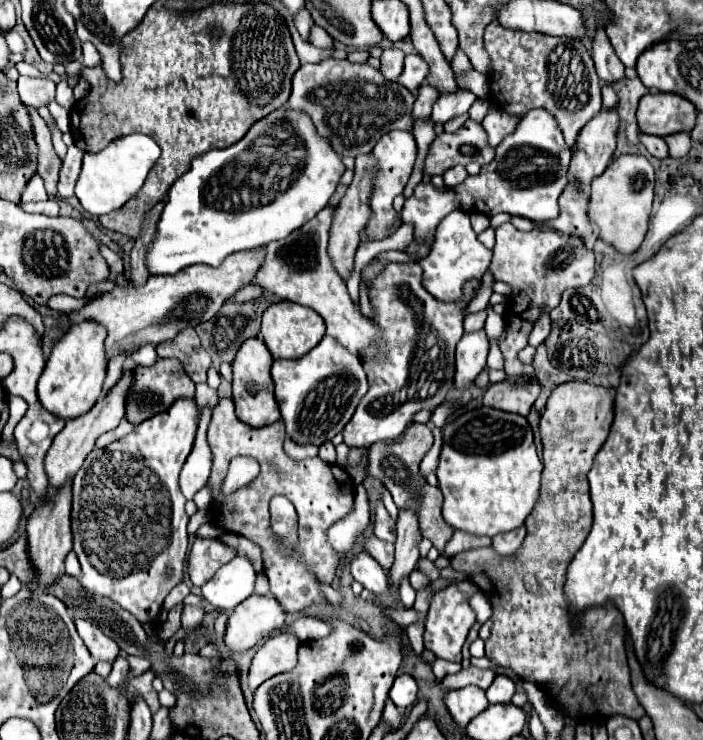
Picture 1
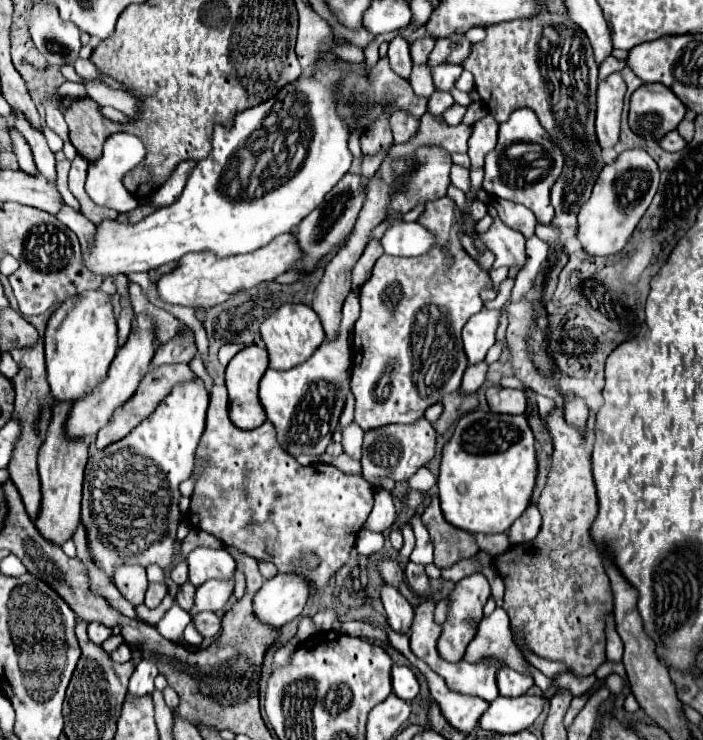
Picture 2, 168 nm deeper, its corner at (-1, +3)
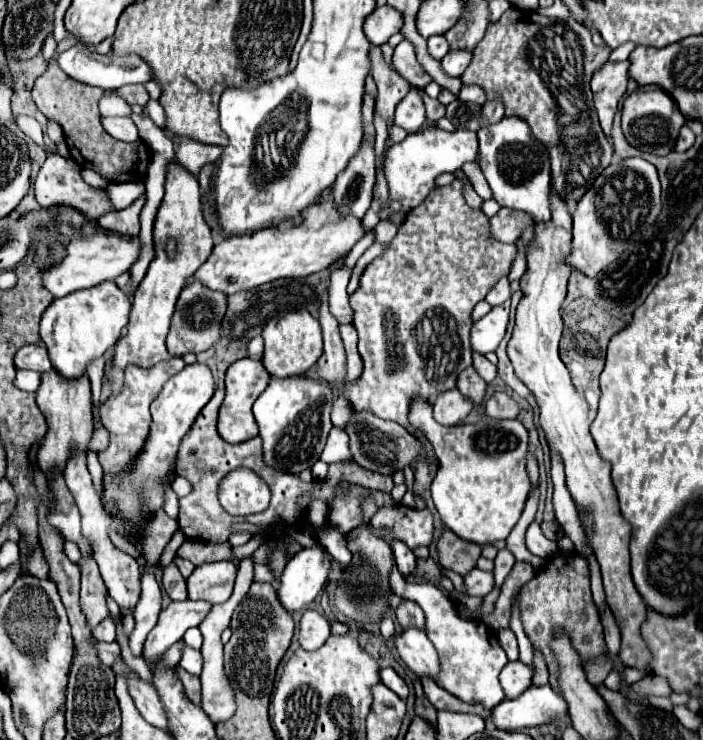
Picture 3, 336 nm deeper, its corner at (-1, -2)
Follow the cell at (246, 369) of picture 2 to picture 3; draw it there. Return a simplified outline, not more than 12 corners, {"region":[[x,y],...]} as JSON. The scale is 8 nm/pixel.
{"region":[[262,361],[228,367],[218,433],[230,443],[258,435],[252,405],[268,387]]}

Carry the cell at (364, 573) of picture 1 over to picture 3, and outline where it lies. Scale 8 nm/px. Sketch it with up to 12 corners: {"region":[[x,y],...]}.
{"region":[[404,627],[394,645],[418,675],[434,679],[438,655],[424,629]]}

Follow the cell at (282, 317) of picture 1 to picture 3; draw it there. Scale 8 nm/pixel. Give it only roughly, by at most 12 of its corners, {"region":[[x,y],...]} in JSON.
{"region":[[306,311],[270,321],[266,371],[304,375],[322,355],[320,323]]}

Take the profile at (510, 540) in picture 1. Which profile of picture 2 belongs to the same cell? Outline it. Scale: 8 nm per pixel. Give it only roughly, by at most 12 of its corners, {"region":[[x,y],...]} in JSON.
{"region":[[534,504],[512,524],[512,544],[530,542],[538,536],[542,516]]}

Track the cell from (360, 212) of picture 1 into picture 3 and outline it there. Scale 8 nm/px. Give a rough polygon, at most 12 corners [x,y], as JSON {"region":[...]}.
{"region":[[370,47],[370,73],[378,87],[376,113],[388,123],[410,83],[386,67]]}

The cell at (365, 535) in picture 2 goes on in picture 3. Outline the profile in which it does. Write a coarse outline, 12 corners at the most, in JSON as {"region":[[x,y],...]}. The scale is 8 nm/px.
{"region":[[404,581],[390,589],[426,615],[440,659],[436,675],[464,703],[492,709],[504,699],[508,663],[482,621],[456,617],[436,585]]}

